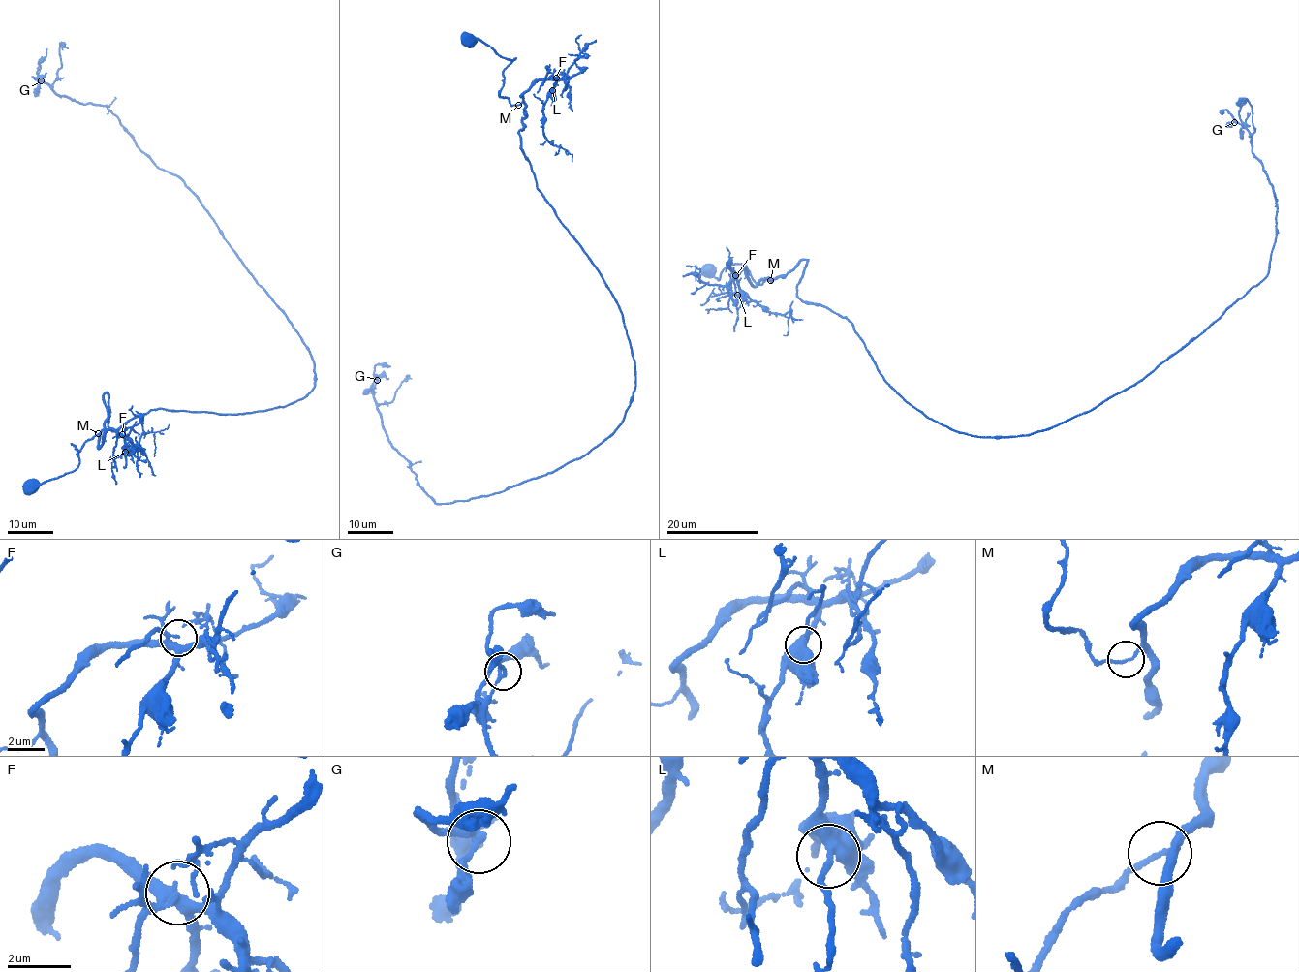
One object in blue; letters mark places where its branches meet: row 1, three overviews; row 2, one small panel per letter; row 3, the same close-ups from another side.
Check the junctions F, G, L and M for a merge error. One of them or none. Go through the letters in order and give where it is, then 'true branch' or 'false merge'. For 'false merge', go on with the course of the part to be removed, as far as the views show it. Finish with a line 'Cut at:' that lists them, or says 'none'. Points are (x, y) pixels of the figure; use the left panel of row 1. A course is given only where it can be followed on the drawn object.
F: (122, 434) | true branch
G: (41, 80) | true branch
L: (125, 452) | true branch
M: (98, 433) | true branch
Cut at: none

